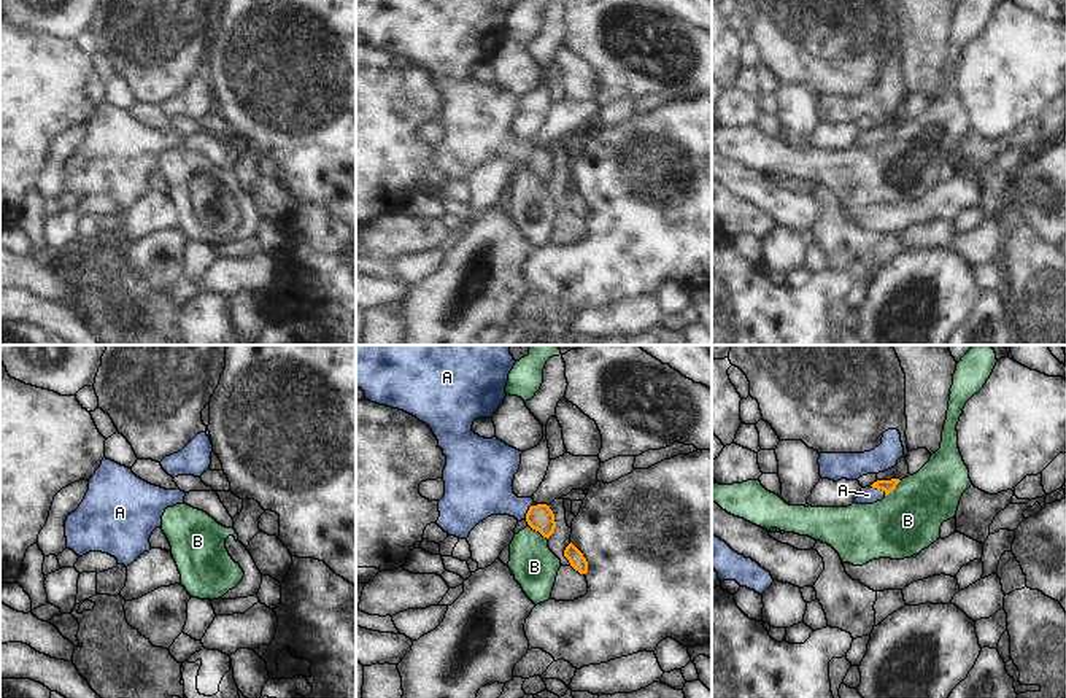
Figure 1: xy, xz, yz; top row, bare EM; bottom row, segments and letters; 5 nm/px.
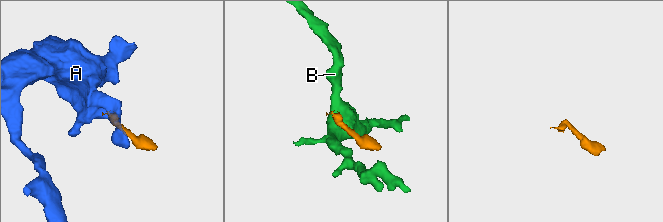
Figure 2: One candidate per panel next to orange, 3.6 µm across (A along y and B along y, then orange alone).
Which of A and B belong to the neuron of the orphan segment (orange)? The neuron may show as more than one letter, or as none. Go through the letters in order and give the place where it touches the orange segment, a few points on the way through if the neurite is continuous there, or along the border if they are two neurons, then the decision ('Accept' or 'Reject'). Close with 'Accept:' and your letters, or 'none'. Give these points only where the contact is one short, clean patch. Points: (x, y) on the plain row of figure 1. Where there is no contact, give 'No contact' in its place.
A: Touches orange at xz (529, 153). Path across: xz (540, 161), (529, 153), (512, 150), (485, 132). Accept
B: Touches orange at xz (537, 174). Boundary: xz (528, 167), (547, 183). Reject
Accept: A

